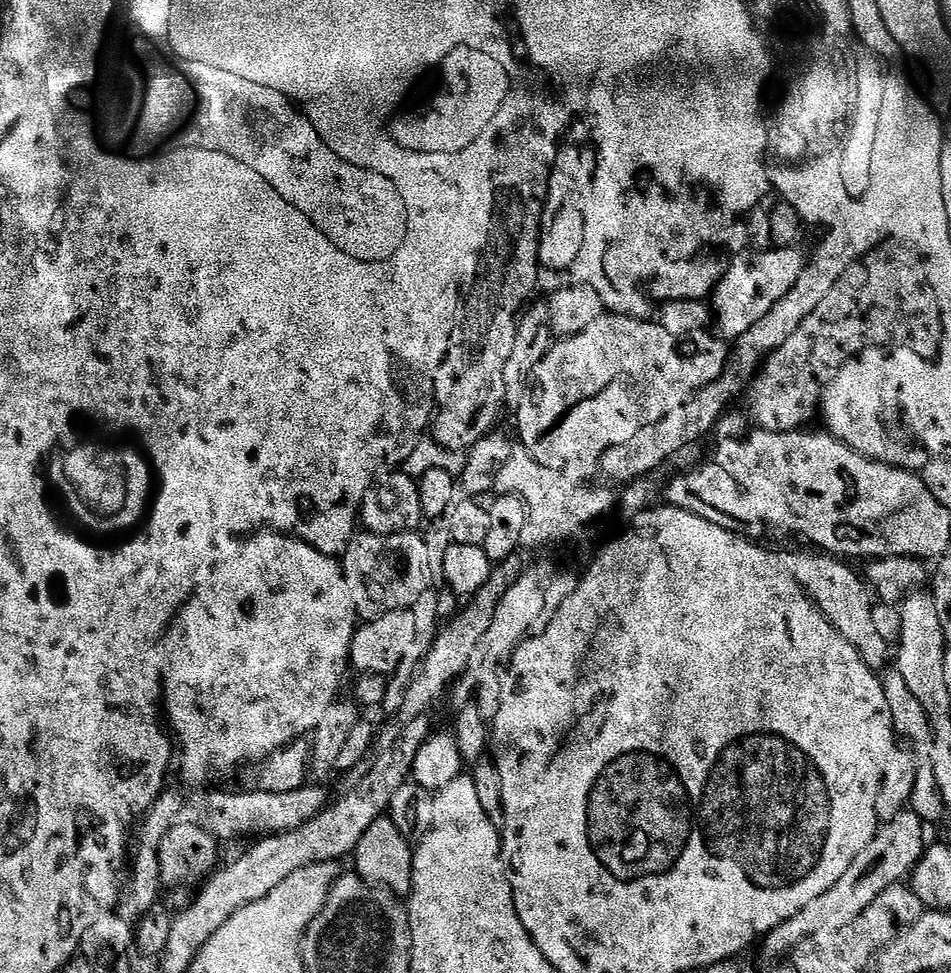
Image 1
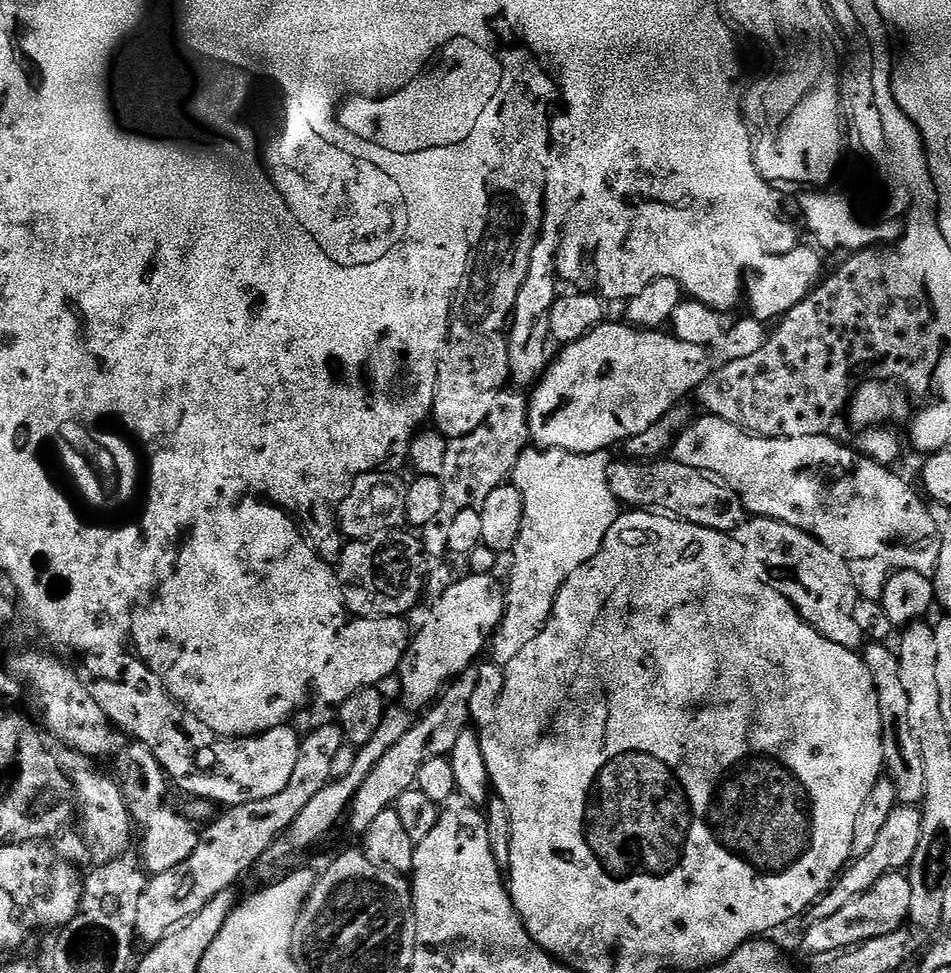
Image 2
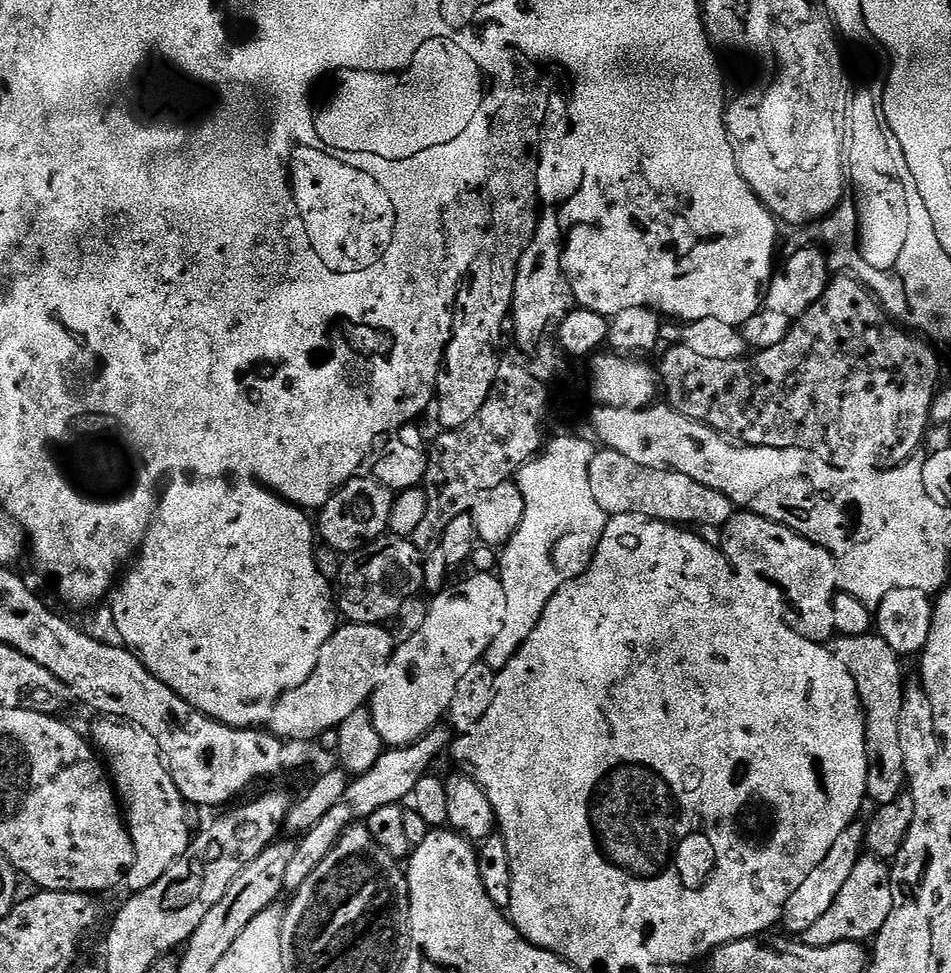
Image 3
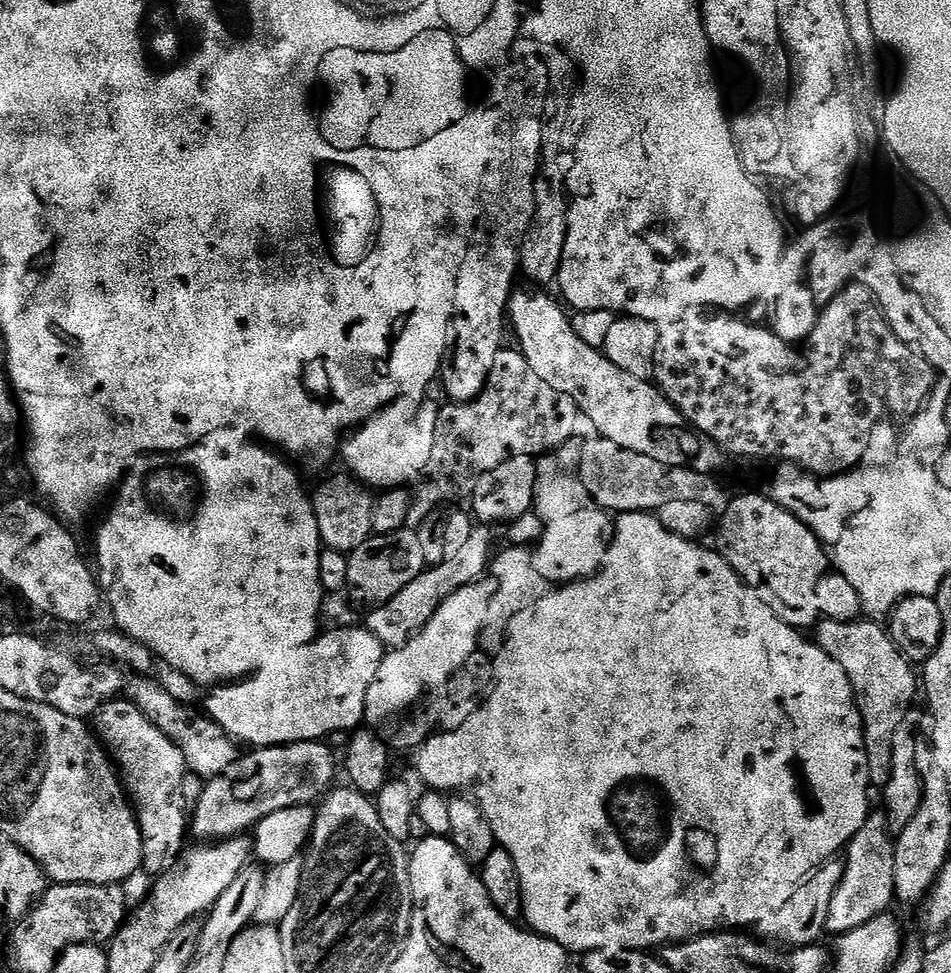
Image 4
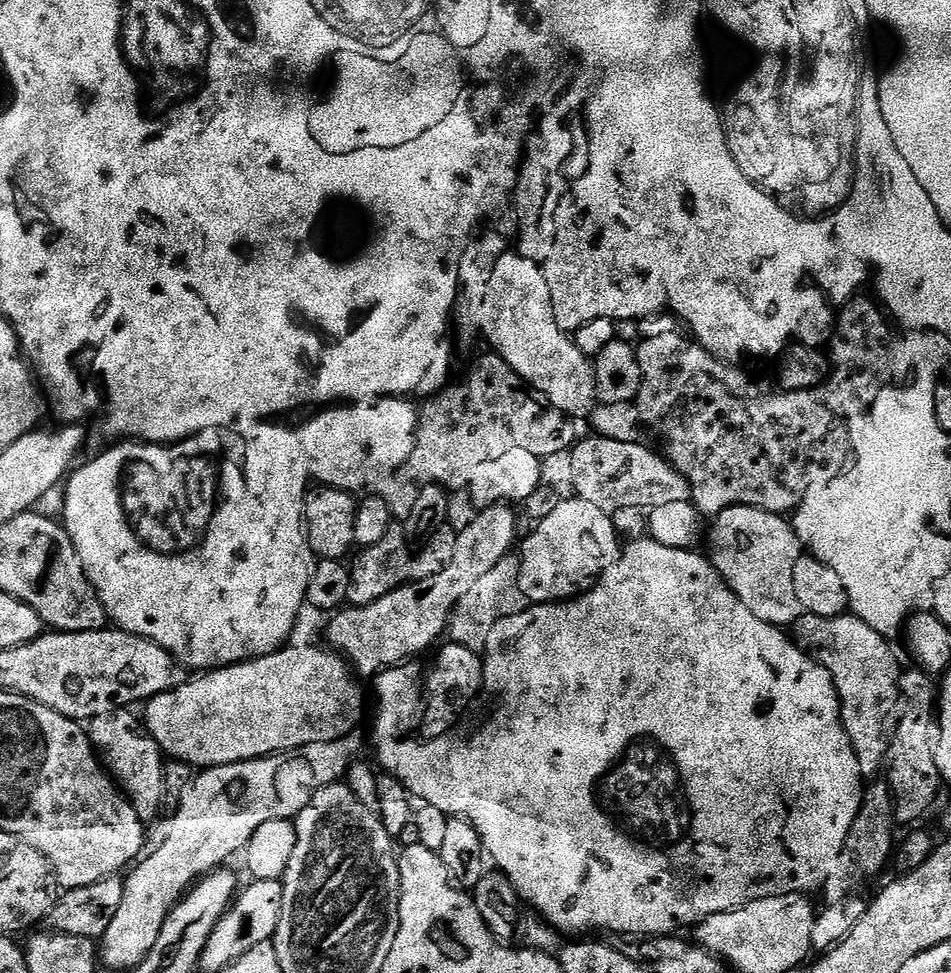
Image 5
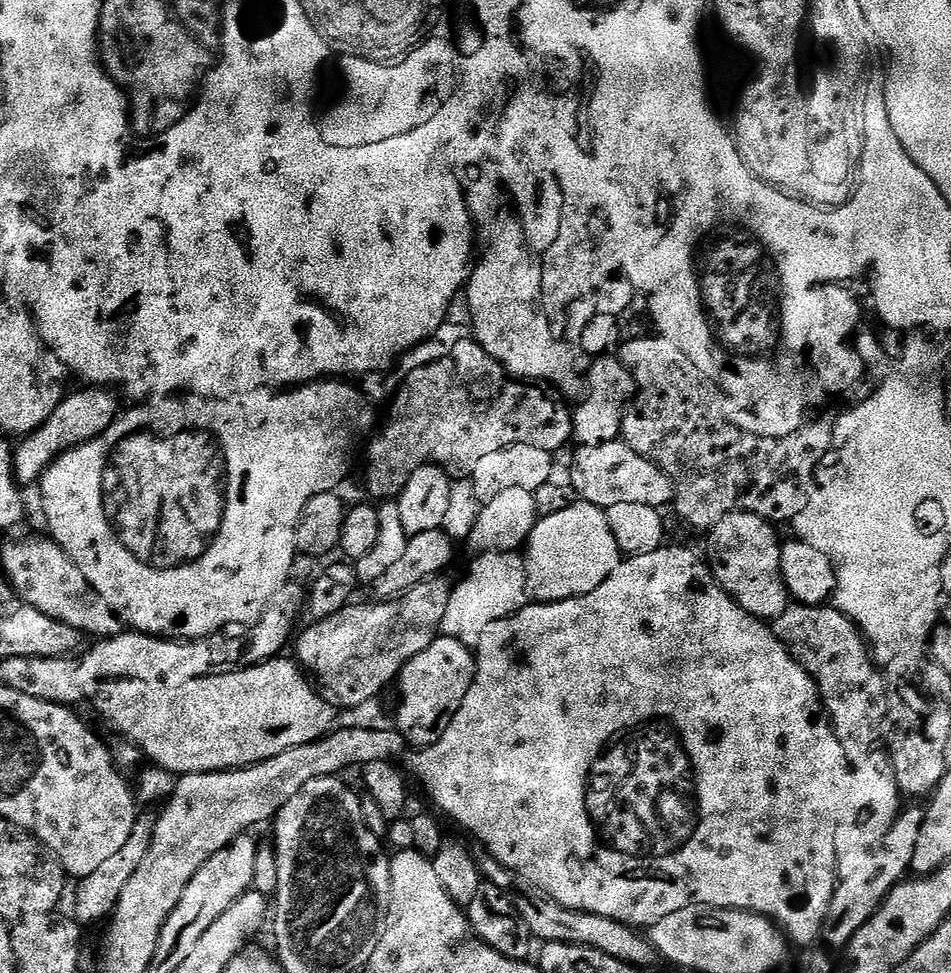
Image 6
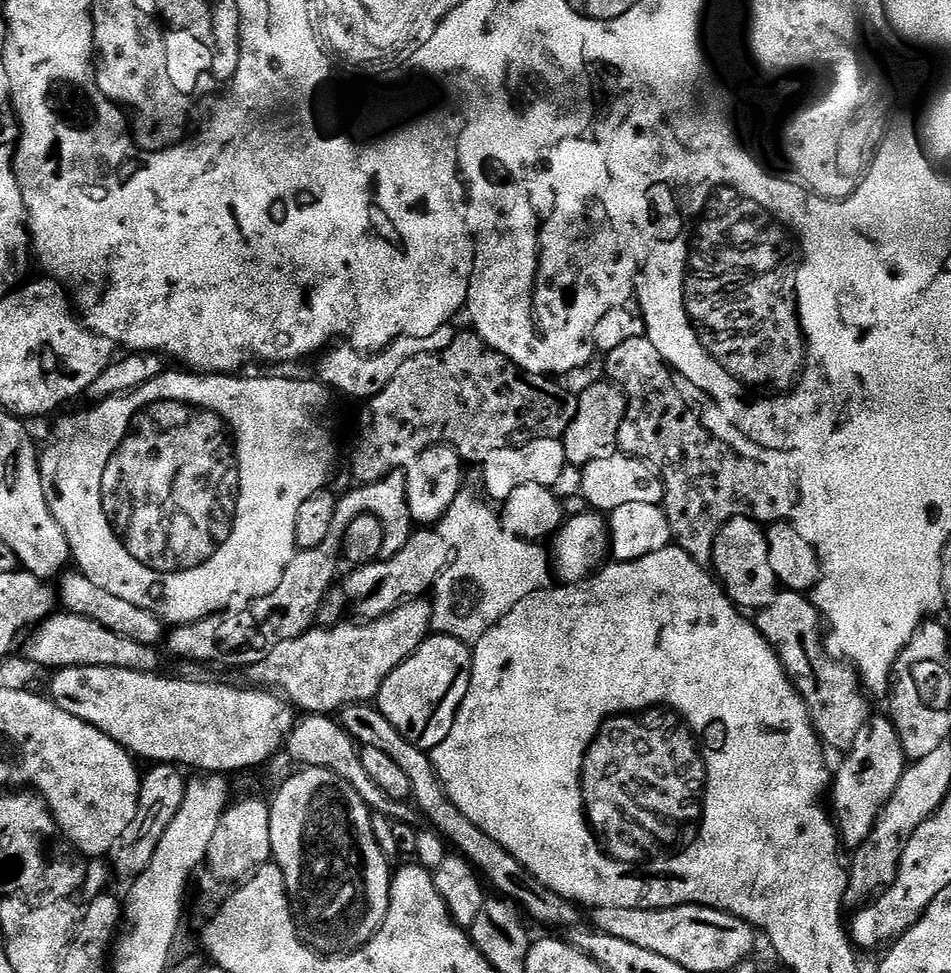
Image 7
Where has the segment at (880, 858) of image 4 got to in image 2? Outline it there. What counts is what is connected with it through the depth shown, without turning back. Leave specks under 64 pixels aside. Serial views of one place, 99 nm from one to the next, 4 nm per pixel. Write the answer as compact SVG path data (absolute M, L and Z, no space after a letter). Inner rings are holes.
M903 871L891 872L866 894L858 894L838 914L830 914L830 918L822 918L809 923L809 928L804 932L804 948L808 952L828 952L827 954L836 954L841 950L855 948L858 944L863 944L866 940L872 940L876 936L885 936L891 932L901 931L909 923L910 914L910 882Z

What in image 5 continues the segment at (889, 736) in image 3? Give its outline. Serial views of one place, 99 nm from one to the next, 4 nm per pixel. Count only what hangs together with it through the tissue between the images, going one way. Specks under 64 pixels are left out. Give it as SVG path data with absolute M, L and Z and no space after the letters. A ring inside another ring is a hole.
M805 614L794 625L794 639L804 652L814 654L836 683L840 692L844 731L852 739L861 765L876 764L879 760L881 763L886 748L884 723L892 711L897 711L902 700L902 667L888 645L891 643L885 636L878 634L878 630L851 614L838 617Z

